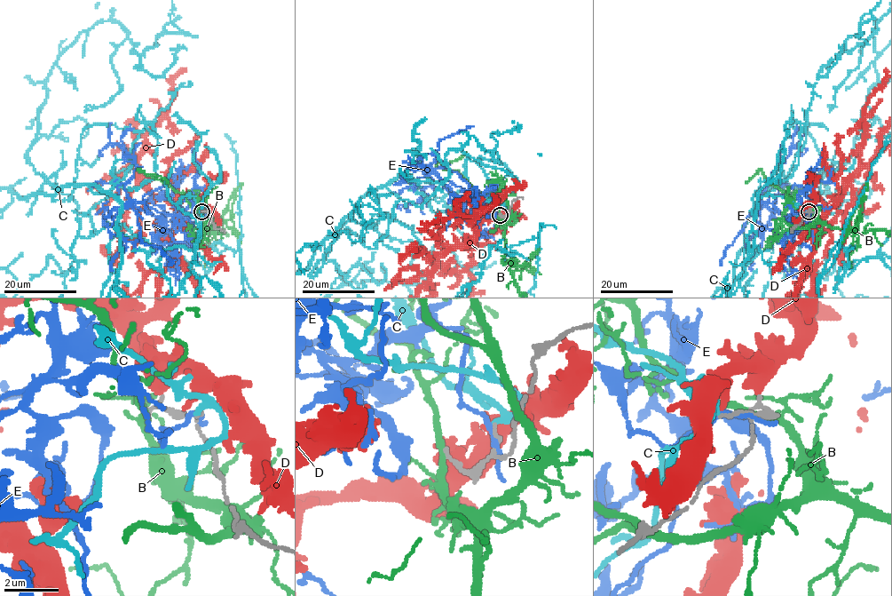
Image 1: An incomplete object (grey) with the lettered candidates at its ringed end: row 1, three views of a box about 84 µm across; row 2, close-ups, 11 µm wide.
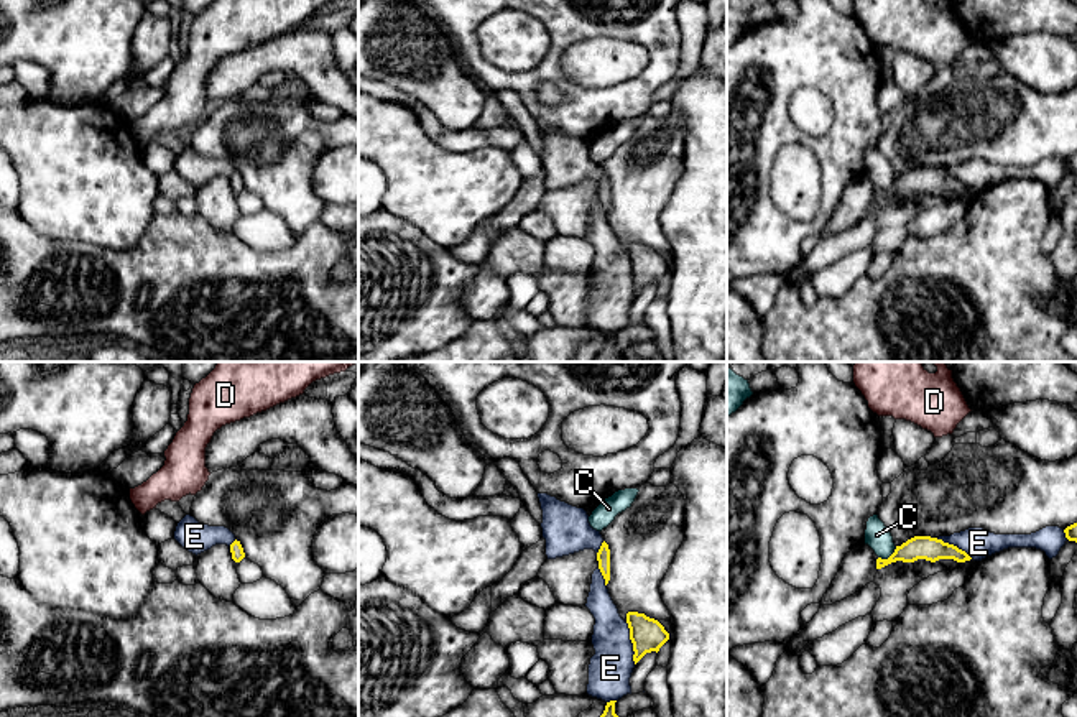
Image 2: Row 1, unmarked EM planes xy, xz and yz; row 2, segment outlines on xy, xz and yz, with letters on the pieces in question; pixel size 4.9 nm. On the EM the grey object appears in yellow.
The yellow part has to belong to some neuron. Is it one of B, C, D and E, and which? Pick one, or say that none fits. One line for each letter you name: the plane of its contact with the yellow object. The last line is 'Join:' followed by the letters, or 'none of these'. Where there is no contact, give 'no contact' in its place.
Join: none of these

